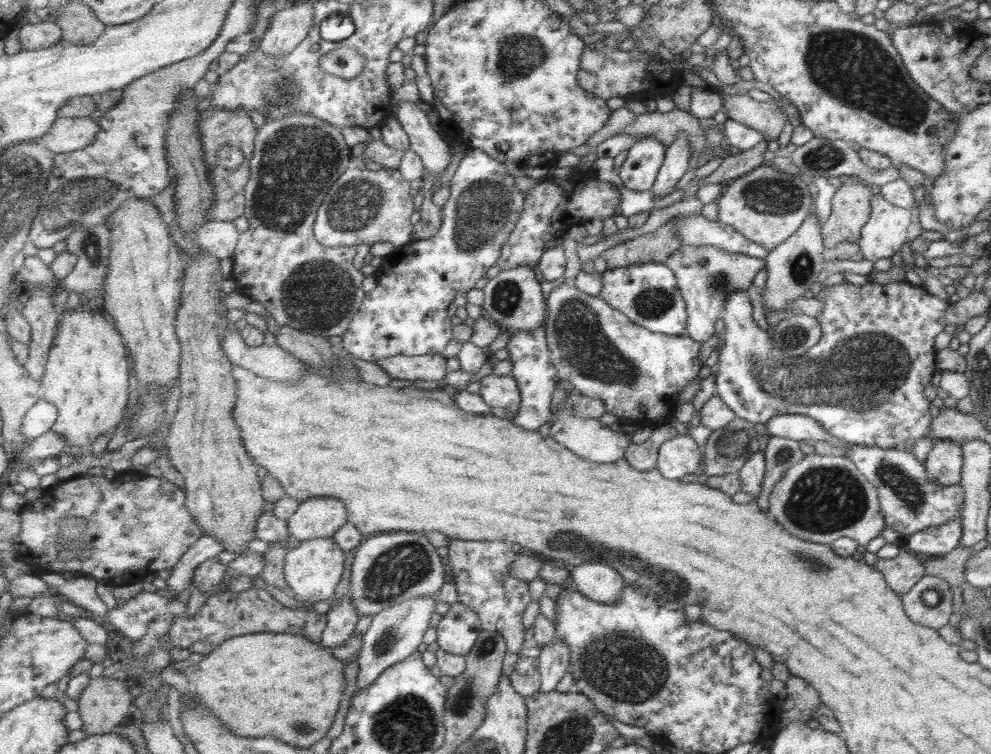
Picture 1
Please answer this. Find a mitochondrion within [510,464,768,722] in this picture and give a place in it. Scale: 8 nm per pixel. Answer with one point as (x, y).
(622, 666)

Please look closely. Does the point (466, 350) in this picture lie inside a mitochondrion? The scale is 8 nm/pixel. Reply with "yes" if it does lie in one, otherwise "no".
no

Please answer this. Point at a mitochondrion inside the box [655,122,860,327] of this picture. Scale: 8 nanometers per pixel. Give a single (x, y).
(768, 195)

